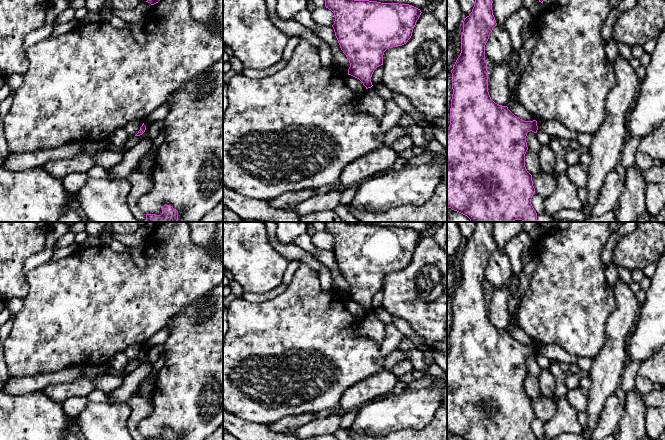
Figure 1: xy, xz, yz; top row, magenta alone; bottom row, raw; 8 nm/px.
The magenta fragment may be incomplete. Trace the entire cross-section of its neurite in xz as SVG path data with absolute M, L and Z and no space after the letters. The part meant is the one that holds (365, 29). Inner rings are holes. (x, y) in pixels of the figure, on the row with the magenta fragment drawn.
M325 0L325 7L334 13L332 25L341 50L349 60L348 75L359 79L366 89L371 88L374 70L383 65L384 52L406 44L421 15L421 10L399 3L369 0Z

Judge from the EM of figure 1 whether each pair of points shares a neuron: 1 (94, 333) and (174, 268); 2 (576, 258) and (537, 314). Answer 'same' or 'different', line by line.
1: same
2: same

